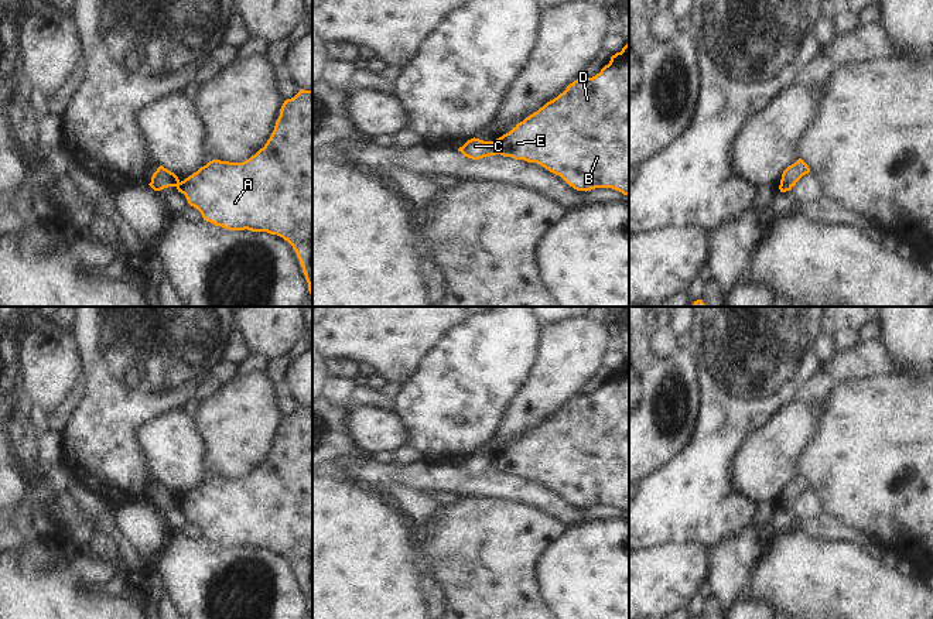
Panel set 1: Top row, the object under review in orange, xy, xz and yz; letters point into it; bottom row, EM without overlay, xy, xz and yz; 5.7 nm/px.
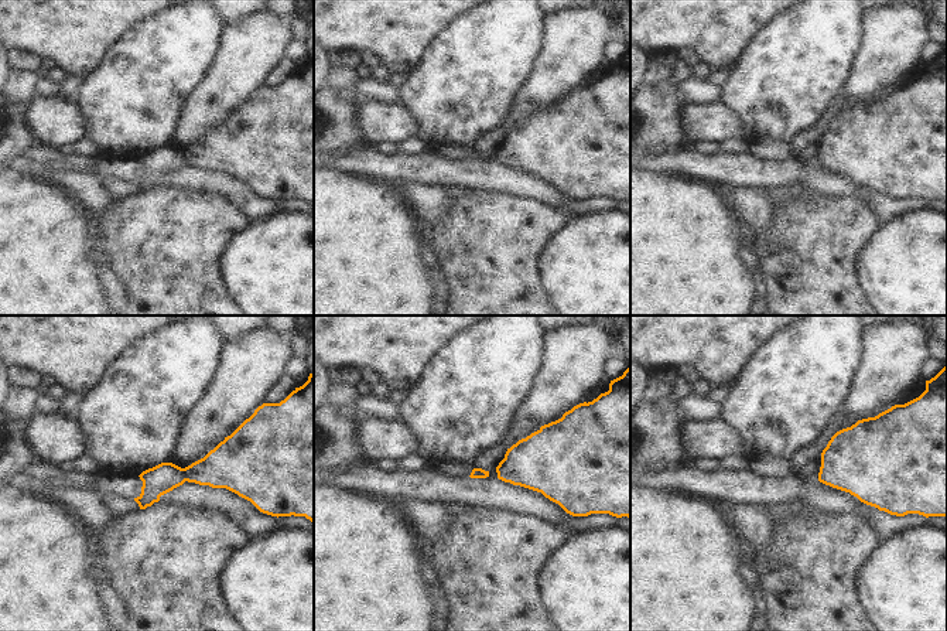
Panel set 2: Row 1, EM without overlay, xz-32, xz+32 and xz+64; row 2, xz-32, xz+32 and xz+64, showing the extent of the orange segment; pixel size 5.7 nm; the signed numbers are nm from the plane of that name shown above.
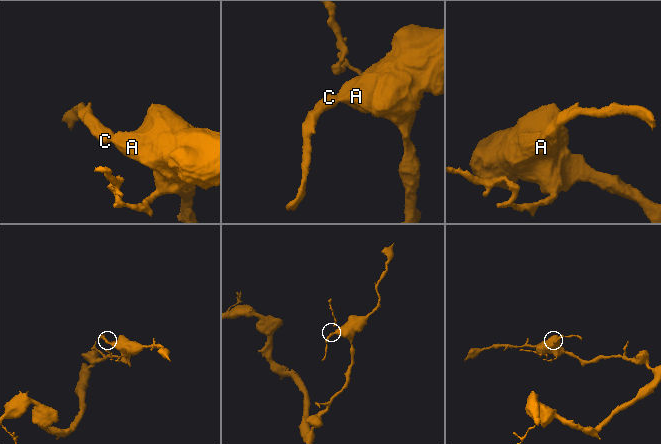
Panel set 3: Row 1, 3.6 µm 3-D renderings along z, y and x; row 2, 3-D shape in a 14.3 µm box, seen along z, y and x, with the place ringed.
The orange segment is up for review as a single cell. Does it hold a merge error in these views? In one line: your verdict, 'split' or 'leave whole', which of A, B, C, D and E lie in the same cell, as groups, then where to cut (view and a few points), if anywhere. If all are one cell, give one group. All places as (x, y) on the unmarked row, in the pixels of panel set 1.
split; groups A B D E / C; cut xz (494, 458), (494, 465), (498, 469)

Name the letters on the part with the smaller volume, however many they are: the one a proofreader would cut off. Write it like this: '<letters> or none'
C

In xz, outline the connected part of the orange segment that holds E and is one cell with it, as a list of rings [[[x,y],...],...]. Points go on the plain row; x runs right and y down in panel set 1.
[[[629,362],[599,390],[578,394],[553,417],[495,456],[503,473],[537,479],[577,507],[612,505],[629,512]]]

